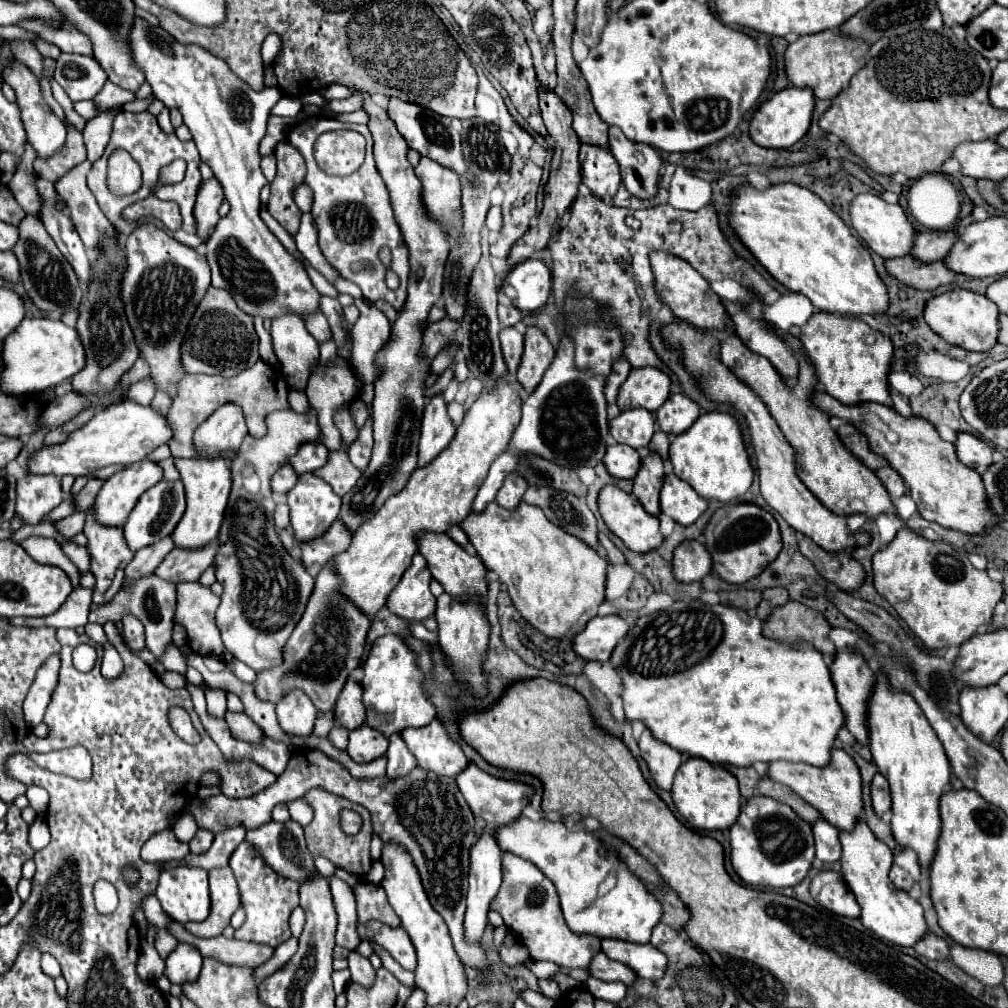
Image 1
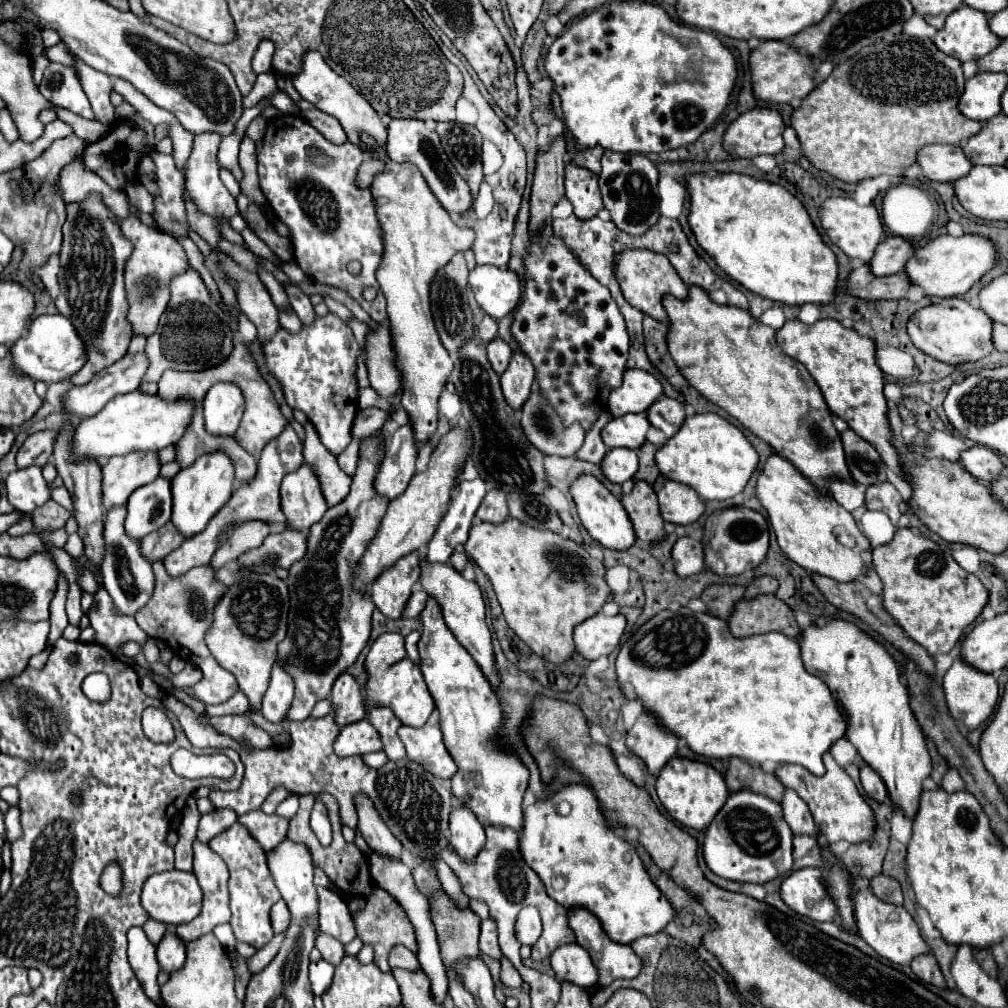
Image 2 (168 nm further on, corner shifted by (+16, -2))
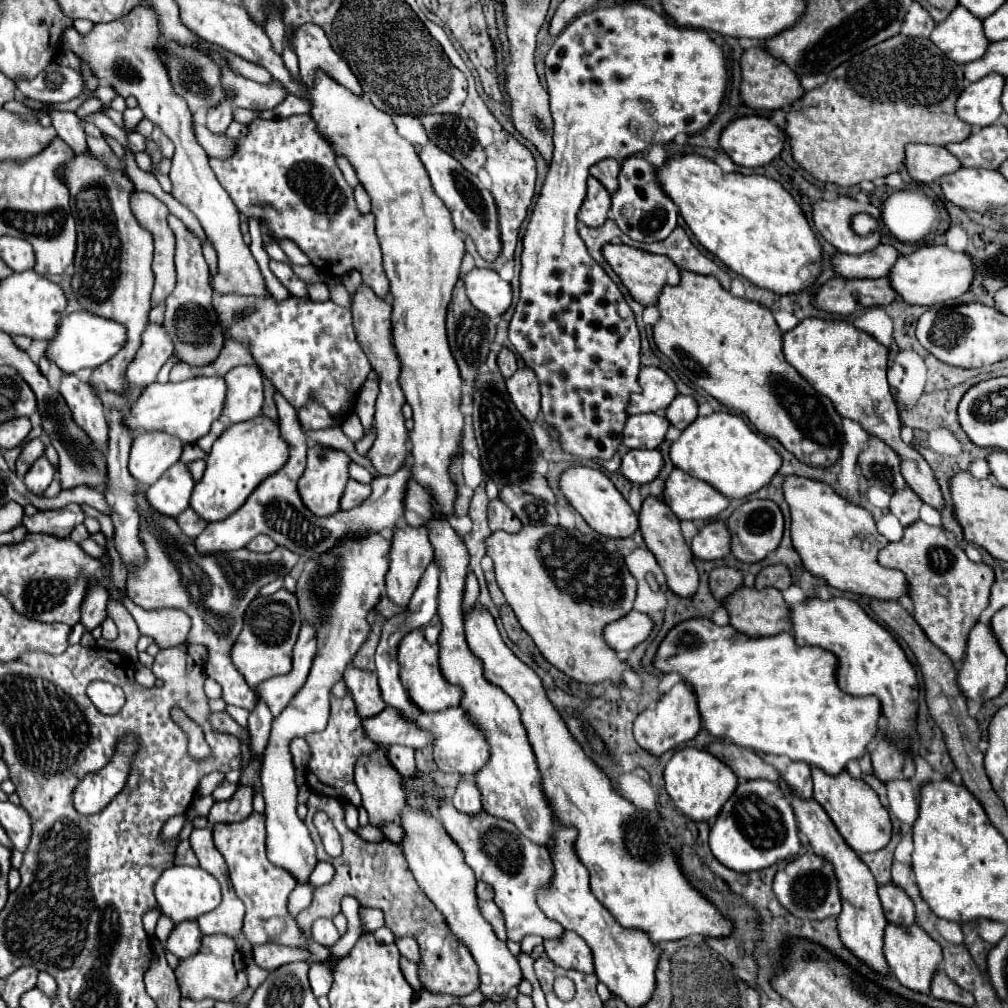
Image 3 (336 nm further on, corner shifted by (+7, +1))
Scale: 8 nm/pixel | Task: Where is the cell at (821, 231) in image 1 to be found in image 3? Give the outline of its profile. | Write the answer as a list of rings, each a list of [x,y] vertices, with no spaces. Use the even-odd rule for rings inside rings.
[[[685,154],[679,160],[669,158],[665,166],[657,170],[661,174],[663,190],[667,190],[673,202],[679,206],[679,212],[695,234],[695,238],[729,270],[737,272],[739,276],[745,276],[755,286],[767,288],[779,296],[799,294],[807,286],[815,284],[823,268],[821,242],[809,226],[801,206],[777,180],[759,174],[725,174],[715,162],[697,154]]]

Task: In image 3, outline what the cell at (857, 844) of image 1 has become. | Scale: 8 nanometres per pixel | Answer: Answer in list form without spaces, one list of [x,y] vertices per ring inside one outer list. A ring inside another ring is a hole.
[[[887,924],[885,926],[885,944],[883,944],[883,954],[887,958],[887,964],[891,972],[899,978],[899,982],[911,990],[917,992],[929,992],[931,986],[931,976],[937,972],[941,966],[941,946],[935,942],[921,926],[911,924]]]

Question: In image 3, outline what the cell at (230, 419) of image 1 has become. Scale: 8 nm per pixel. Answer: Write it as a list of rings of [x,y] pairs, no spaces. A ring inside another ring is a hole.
[[[237,366],[225,374],[227,394],[223,416],[233,424],[259,416],[263,406],[263,378],[257,366]]]

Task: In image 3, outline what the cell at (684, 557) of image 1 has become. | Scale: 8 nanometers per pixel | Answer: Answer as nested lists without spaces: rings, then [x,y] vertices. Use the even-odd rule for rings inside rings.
[[[713,520],[705,524],[691,542],[693,556],[697,560],[719,560],[729,554],[729,532],[725,522]]]

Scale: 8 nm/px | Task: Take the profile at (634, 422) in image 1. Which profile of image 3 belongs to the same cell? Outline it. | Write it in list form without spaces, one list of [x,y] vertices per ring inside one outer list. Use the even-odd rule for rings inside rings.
[[[657,414],[629,416],[623,428],[623,444],[627,448],[657,448],[665,438],[667,428],[669,422]]]

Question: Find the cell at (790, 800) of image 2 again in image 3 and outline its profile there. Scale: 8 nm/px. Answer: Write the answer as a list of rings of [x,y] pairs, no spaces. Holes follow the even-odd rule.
[[[791,762],[791,766],[783,774],[783,780],[787,782],[789,790],[797,798],[803,798],[803,800],[811,800],[813,798],[813,782],[811,782],[809,764],[805,764],[805,762]]]

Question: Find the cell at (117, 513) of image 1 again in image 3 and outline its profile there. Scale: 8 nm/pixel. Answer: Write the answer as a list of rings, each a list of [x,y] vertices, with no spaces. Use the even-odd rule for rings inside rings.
[[[141,434],[131,444],[131,456],[129,456],[129,474],[135,478],[135,482],[141,488],[147,488],[155,484],[165,470],[169,470],[181,456],[183,442],[177,442],[177,438],[165,438],[165,434]]]

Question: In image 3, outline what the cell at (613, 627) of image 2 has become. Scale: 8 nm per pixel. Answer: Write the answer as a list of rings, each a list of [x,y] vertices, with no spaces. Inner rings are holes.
[[[631,610],[623,618],[609,622],[603,630],[605,642],[615,650],[633,650],[639,642],[643,642],[653,630],[653,620],[647,614]]]

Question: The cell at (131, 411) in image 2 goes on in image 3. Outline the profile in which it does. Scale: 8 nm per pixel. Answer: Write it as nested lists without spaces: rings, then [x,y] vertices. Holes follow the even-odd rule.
[[[191,378],[179,384],[149,384],[141,396],[129,406],[123,416],[123,426],[131,432],[165,432],[179,438],[183,444],[193,444],[205,436],[211,422],[221,414],[221,402],[225,400],[225,380],[223,378]]]

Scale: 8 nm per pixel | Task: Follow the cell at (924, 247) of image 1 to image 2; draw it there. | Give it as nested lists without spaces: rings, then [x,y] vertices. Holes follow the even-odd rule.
[[[888,237],[888,239],[884,239],[876,247],[876,253],[874,253],[872,261],[868,263],[872,275],[884,277],[884,275],[900,273],[904,269],[906,261],[910,259],[912,251],[914,249],[912,249],[910,241],[906,241],[902,237]]]

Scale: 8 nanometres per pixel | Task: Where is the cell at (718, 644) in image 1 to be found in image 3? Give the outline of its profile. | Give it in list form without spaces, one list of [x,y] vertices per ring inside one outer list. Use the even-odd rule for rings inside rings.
[[[689,618],[675,624],[661,640],[653,666],[661,674],[677,672],[681,680],[691,686],[697,696],[701,724],[711,736],[725,738],[735,746],[751,748],[761,754],[785,754],[795,762],[807,762],[827,774],[839,774],[849,760],[859,758],[879,730],[879,700],[841,692],[835,680],[835,656],[823,648],[797,646],[793,634],[787,632],[749,638],[733,626],[717,626],[709,618]]]

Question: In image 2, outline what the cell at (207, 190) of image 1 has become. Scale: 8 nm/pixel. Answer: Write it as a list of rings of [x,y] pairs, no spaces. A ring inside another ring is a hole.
[[[200,133],[200,137],[194,137],[194,149],[188,157],[188,171],[186,171],[186,189],[190,191],[194,203],[204,209],[204,213],[220,213],[224,217],[232,217],[238,215],[237,202],[234,197],[228,193],[228,189],[224,187],[224,183],[220,181],[220,167],[216,161],[216,153],[218,153],[218,145],[220,145],[222,137],[216,133]]]

